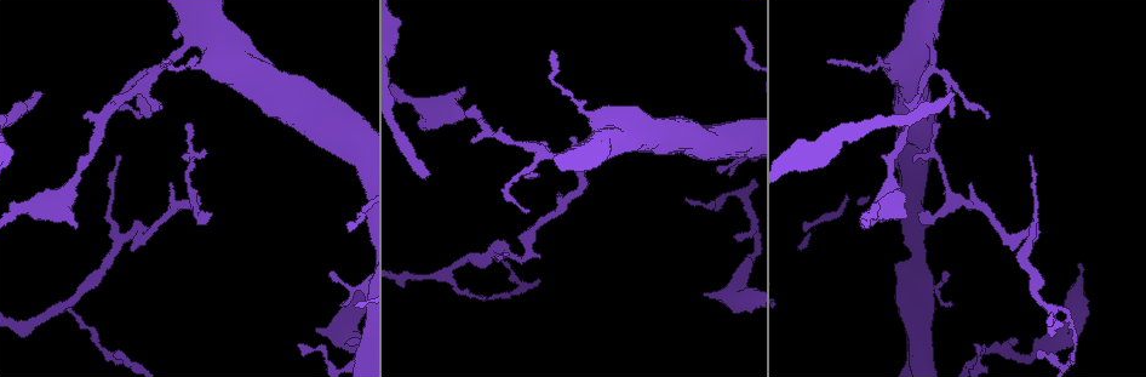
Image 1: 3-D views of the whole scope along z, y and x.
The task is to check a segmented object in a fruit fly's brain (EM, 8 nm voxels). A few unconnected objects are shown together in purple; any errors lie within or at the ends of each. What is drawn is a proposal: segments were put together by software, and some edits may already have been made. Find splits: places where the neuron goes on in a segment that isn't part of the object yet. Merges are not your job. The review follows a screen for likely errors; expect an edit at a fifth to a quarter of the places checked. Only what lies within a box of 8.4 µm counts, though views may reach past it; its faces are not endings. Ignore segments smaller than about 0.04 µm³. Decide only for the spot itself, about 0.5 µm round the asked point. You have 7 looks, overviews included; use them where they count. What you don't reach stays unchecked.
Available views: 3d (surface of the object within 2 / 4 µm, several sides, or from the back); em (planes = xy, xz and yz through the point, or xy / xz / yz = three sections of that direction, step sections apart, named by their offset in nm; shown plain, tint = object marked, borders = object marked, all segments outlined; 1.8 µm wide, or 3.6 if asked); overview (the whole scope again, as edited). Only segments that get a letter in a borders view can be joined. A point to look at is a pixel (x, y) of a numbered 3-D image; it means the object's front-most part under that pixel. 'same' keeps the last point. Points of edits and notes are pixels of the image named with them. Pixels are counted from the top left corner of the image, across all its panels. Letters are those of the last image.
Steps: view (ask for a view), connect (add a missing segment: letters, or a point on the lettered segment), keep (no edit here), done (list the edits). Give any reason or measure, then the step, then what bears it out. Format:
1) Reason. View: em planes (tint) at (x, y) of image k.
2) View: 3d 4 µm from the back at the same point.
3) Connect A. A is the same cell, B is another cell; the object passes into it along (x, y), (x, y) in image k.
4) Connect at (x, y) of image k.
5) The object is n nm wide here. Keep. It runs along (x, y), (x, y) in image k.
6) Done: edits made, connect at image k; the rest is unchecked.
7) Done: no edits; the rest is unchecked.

End of a long branch. View: em planes (plain) at (426, 176) of image 1.

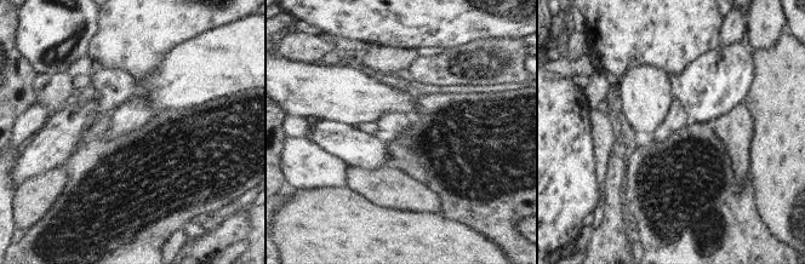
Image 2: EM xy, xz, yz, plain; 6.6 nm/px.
See the neighbours. View: em planes (borders) at the same point.

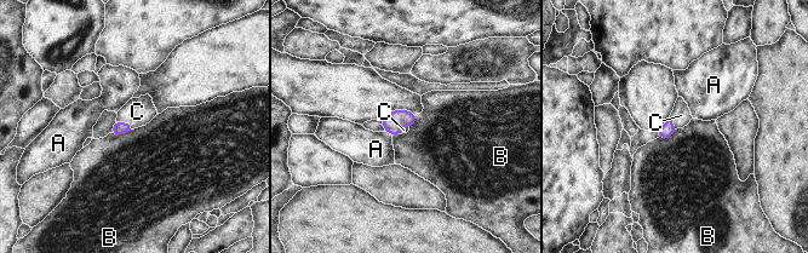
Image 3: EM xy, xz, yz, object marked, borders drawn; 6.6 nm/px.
Connect C. C is the same cell, A and B are other cells; it goes on there.

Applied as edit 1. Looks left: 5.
Thin end. View: em 3.6 µm planes (borders) at (114, 353) of image 1.

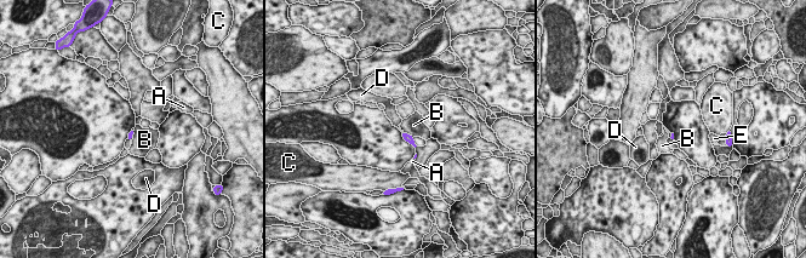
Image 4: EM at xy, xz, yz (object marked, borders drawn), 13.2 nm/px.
Keep. A, B, C, D and E are other cells; none of them fits.

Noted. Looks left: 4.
Free end. View: em planes (tint) at (1014, 343) of image 1.

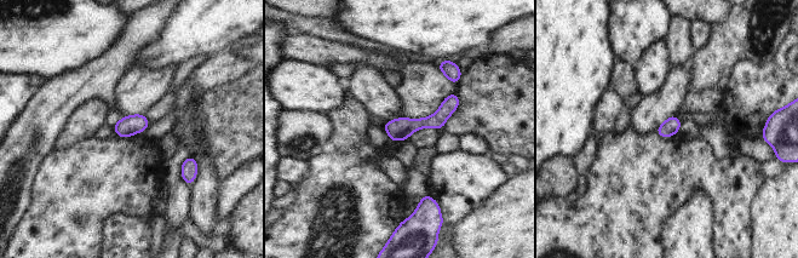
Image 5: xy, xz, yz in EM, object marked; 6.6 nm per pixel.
See the neighbours. View: em planes (borders) at the same point.

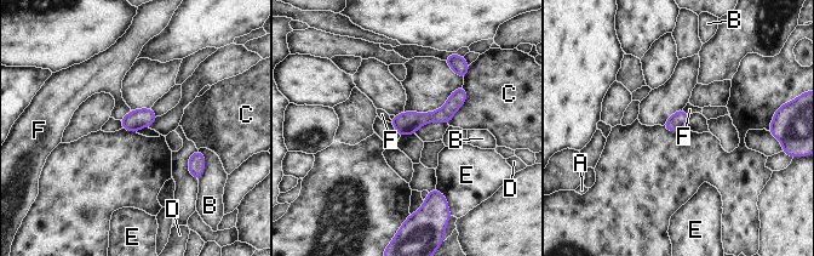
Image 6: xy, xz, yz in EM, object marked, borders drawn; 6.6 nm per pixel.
The longest contact is with C, 280 nm. Keep. A, B, C, D, E and F are other cells; it runs along (462, 91), (440, 115), (394, 121) in image 6; none of them fits.

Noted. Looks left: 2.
Done: edits made, connect at image 3; the rest is unchecked.

